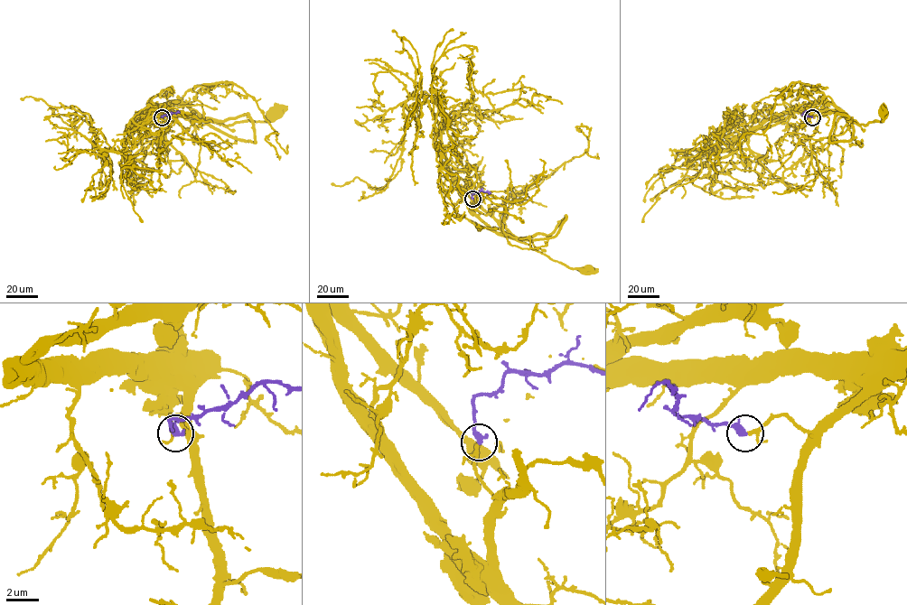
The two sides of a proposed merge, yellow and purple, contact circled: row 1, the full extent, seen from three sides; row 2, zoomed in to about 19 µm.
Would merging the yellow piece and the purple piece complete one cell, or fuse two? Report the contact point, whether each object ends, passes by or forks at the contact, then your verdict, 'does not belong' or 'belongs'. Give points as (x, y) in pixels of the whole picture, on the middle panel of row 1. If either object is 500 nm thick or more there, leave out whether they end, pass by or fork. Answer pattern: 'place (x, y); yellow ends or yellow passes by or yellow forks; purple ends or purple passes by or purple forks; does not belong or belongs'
place (472, 199); yellow passes by; purple ends; belongs

